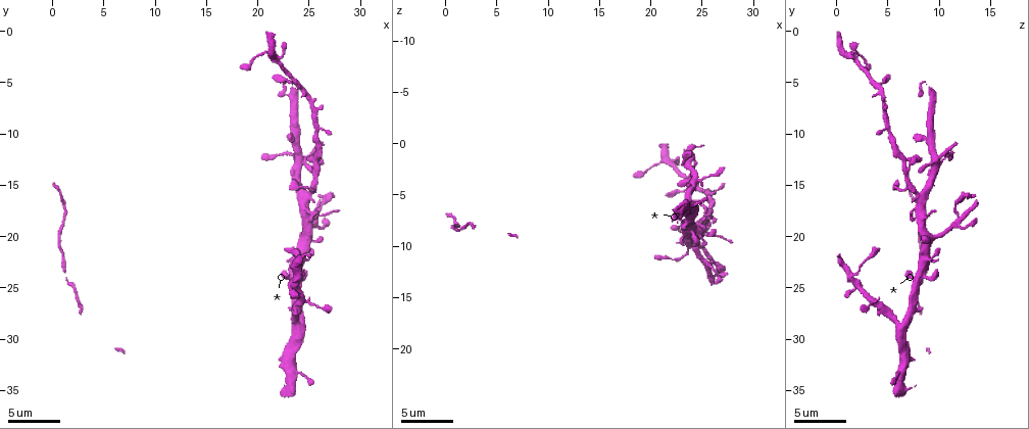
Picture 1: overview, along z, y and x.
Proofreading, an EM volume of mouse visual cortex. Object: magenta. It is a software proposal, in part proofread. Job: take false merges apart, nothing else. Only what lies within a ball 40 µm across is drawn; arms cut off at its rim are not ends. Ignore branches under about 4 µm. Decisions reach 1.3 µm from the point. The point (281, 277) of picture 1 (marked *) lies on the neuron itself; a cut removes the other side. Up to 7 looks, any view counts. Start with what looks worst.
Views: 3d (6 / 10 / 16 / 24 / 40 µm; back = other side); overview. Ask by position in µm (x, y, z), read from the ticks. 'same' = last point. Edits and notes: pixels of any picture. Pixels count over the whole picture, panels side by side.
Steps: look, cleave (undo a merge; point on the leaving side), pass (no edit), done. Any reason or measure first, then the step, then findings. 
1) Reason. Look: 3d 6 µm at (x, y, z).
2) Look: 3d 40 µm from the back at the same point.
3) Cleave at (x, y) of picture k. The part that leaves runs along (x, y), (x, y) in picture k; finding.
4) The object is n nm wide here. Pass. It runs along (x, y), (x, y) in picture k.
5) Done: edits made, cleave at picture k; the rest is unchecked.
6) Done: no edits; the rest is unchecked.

Look: 3d 10 µm at (24.2, 23.8, 1.8).

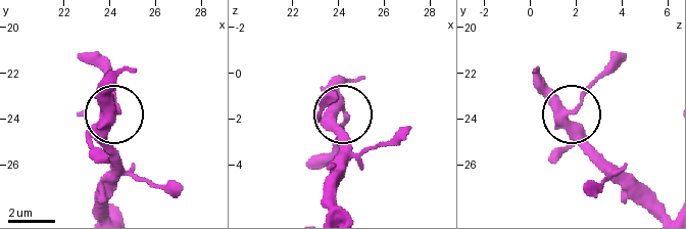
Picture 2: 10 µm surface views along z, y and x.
Look: 3d 6 µm at (24.2, 23.7, 1.6).

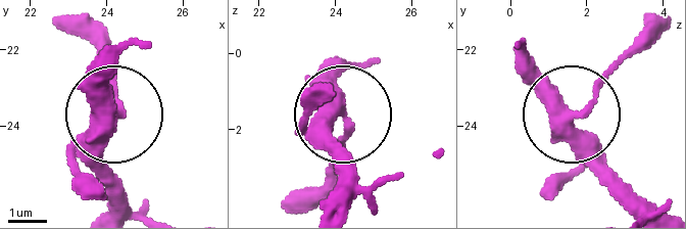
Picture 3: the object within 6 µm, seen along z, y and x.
Pass. It runs along (334, 190), (331, 131), (353, 65) in picture 3; all the same neuron.

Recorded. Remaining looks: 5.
Four arms meet. Look: 3d 6 µm at (24.8, 15.8, 8.2).

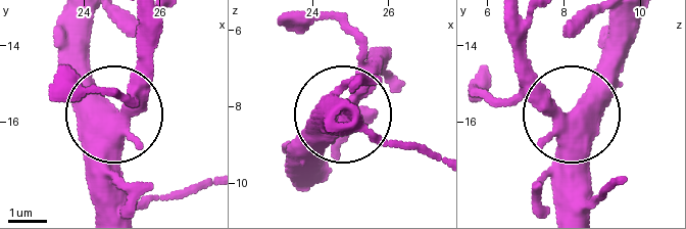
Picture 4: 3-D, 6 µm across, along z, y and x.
Other side. Look: 3d 6 µm from the back at (24.55, 15.80, 8.30).

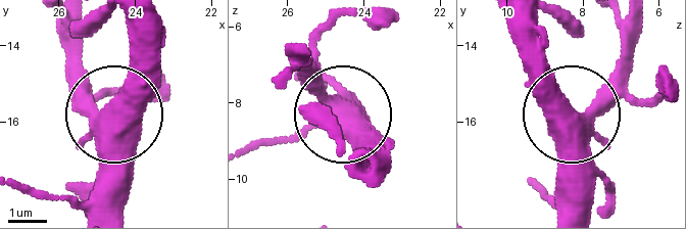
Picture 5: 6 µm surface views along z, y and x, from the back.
4 arms meet here. Pass. It runs along (113, 210), (103, 132), (126, 83), (158, 47) in picture 5; continuous, no second neuron.

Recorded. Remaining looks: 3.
Three-way junction. Look: 3d 10 µm at (24.6, 20.2, 9.6).

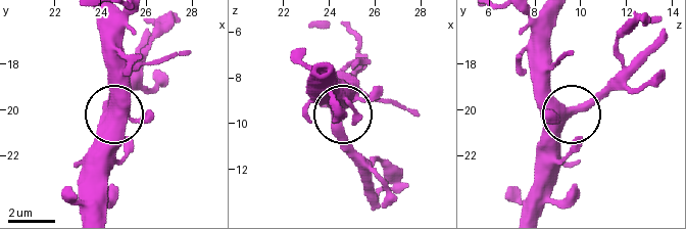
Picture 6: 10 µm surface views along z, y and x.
Look: 3d 6 µm at (24.5, 20.0, 9.5).

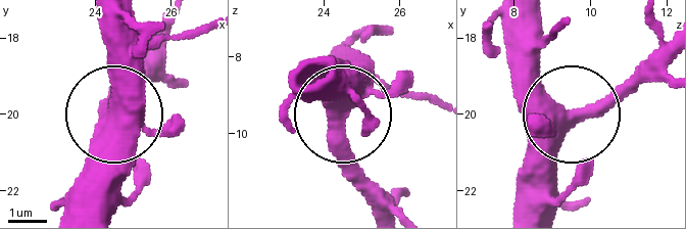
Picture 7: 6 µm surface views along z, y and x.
The object is 420 nm wide here. Pass. It runs along (306, 64), (342, 112), (349, 172), (375, 208) in picture 7; continuous, no second neuron.

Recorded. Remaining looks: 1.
Done: no edits; the rest is unchecked.

